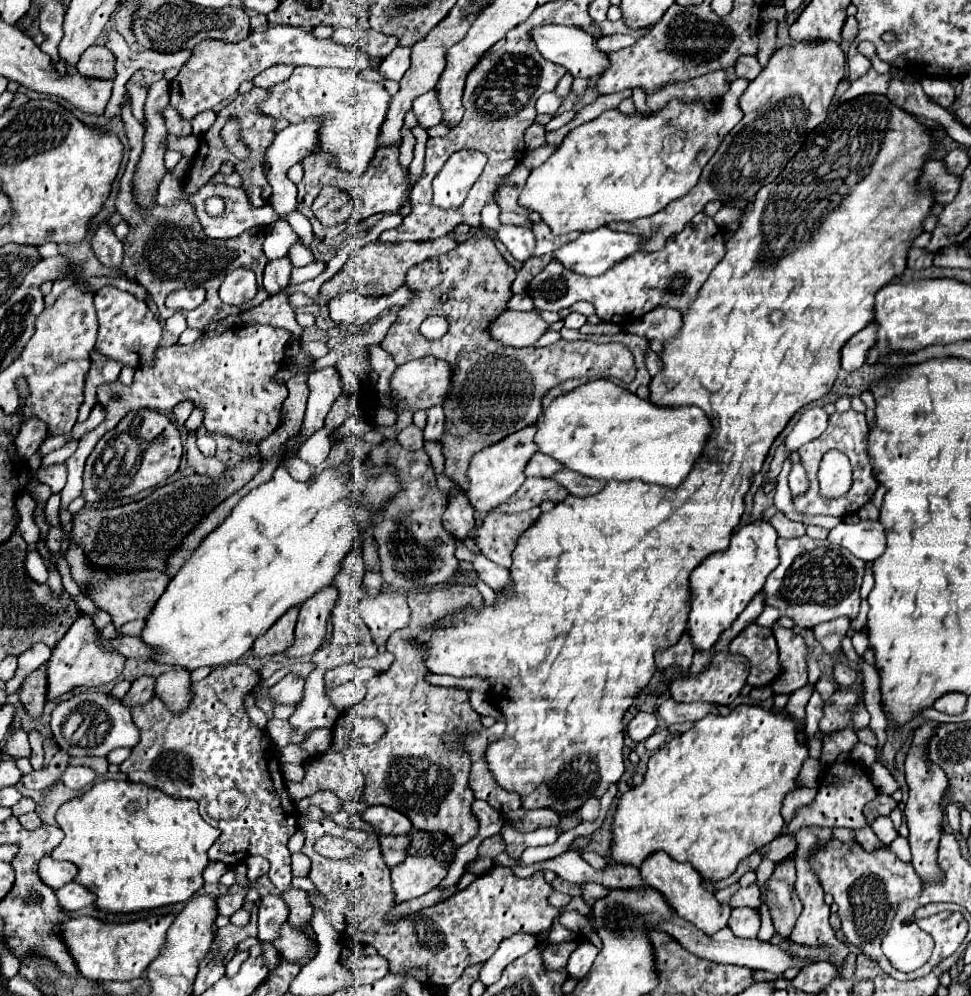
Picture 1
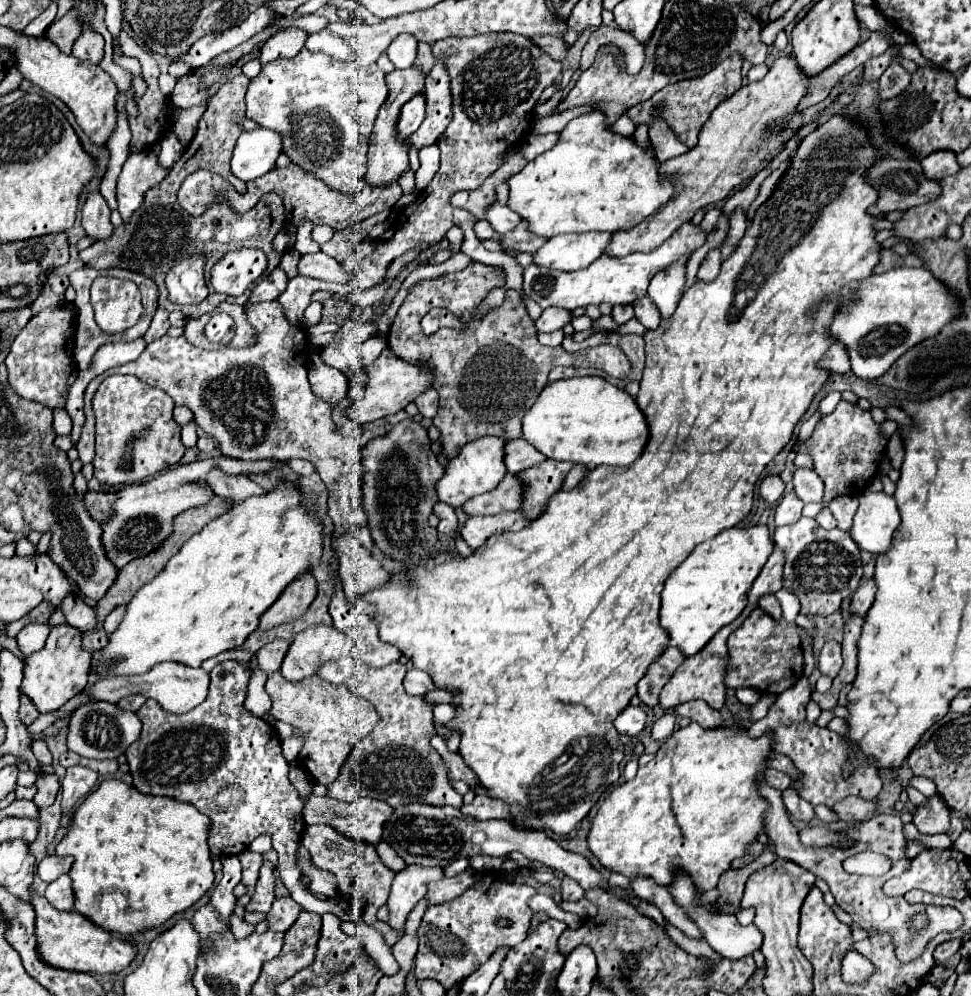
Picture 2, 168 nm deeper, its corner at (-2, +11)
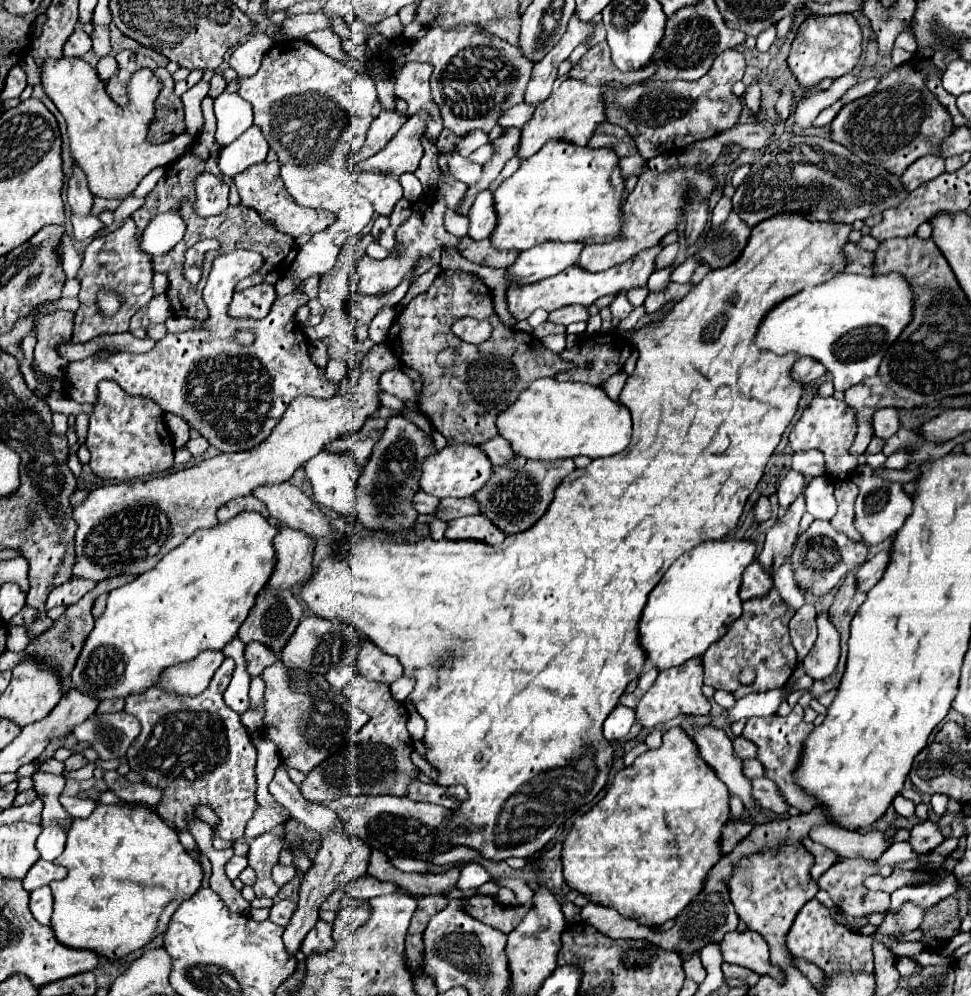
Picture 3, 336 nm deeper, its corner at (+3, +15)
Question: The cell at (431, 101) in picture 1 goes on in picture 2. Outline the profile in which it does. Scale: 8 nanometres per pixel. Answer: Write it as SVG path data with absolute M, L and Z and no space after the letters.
M423 94L413 96L407 104L403 104L403 110L399 112L397 118L397 136L401 140L407 140L423 122L425 108L423 108Z

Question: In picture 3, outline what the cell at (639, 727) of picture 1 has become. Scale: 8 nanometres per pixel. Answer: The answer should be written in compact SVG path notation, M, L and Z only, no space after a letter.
M618 704L610 716L604 720L604 736L606 740L616 740L616 738L622 738L630 732L632 724L636 720L636 712L628 706L622 706Z

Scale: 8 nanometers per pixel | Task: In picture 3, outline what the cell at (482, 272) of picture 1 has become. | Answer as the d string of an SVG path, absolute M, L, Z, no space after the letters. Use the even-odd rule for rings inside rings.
M442 270L424 294L418 294L416 298L412 298L410 304L394 318L386 344L388 344L388 348L394 350L394 354L398 356L398 360L404 366L416 370L422 376L422 394L420 394L418 408L422 414L428 416L428 420L434 424L434 428L438 432L442 432L442 436L446 438L448 444L460 444L460 442L484 444L486 440L494 438L498 434L498 428L494 426L494 420L498 418L498 414L504 412L510 404L514 404L514 400L518 400L518 396L536 378L554 378L556 372L574 368L574 364L566 364L566 360L562 360L560 354L544 348L542 342L534 334L526 334L526 332L508 328L494 312L490 288L486 284L482 284L482 280L478 280L474 274L468 274L462 270ZM460 316L488 320L494 328L492 336L478 346L460 340L458 336L454 336L450 332L450 324ZM442 350L450 352L450 358L440 364Z

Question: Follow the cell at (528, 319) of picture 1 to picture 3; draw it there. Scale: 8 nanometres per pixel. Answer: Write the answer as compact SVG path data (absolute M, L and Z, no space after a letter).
M566 306L566 308L558 308L554 312L548 314L548 322L554 324L572 324L572 322L580 322L580 320L588 320L588 308L584 306Z

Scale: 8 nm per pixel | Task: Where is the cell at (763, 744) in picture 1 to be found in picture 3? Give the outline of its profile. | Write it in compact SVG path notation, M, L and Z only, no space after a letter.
M670 728L664 734L662 746L658 750L644 752L642 756L638 756L634 760L632 766L620 770L616 774L612 786L608 788L606 796L592 810L588 810L584 816L576 818L568 838L564 840L564 850L562 850L564 880L572 888L576 888L582 894L586 894L590 902L616 908L626 918L636 918L638 922L642 922L646 926L664 924L666 920L676 918L678 912L682 912L682 908L686 908L686 904L690 904L690 900L694 900L694 896L698 896L698 892L702 892L702 884L706 882L706 876L708 876L710 868L714 868L714 864L718 864L718 860L722 858L722 828L730 820L730 804L728 802L730 802L730 792L728 792L726 784L722 784L722 780L714 774L714 768L710 768L706 762L702 762L700 752L696 748L696 742L682 728Z

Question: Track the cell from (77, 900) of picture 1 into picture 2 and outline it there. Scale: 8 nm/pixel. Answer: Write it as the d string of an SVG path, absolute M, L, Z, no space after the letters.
M67 874L59 876L51 882L45 890L45 898L55 910L71 910L73 908L73 892L71 892L71 878Z

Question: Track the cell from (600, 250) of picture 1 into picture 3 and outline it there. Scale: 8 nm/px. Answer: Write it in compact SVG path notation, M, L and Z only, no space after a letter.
M570 242L570 244L538 244L518 256L518 260L508 268L510 282L530 284L534 280L542 280L554 276L572 264L578 262L584 244Z

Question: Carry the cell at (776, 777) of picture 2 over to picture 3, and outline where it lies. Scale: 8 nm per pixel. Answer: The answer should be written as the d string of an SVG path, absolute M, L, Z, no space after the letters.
M746 760L744 762L744 774L748 778L758 778L758 776L766 776L766 770L762 768L762 764L758 760Z

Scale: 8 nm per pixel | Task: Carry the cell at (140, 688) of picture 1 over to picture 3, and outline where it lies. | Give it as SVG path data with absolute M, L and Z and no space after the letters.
M124 698L114 700L102 700L98 706L98 712L120 712L124 708Z

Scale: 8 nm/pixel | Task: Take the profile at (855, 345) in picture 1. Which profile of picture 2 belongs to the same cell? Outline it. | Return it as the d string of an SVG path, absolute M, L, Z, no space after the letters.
M831 344L817 366L831 372L831 374L847 374L849 372L847 352L843 352L843 348L839 348L837 344Z

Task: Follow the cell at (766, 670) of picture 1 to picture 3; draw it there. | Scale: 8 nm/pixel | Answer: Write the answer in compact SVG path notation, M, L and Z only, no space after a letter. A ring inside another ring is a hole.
M772 590L764 598L754 598L744 602L744 612L734 624L730 624L730 632L710 648L704 656L704 682L716 690L728 690L738 698L750 692L766 692L774 688L782 688L792 672L798 666L796 650L790 642L788 622L794 616L794 610L788 608L776 590ZM752 668L756 672L756 680L752 684L742 684L738 680L740 672Z

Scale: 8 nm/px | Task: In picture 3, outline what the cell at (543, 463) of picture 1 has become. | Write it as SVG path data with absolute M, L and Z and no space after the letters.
M496 436L496 438L488 440L486 444L482 444L482 450L492 460L494 466L506 464L506 462L510 462L516 456L516 452L512 452L512 448L510 448L510 442L502 440L502 436Z

